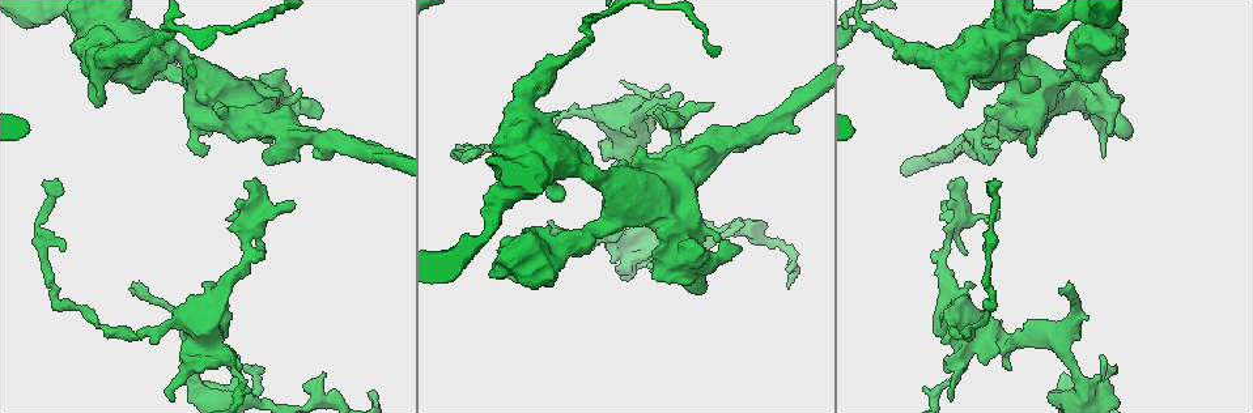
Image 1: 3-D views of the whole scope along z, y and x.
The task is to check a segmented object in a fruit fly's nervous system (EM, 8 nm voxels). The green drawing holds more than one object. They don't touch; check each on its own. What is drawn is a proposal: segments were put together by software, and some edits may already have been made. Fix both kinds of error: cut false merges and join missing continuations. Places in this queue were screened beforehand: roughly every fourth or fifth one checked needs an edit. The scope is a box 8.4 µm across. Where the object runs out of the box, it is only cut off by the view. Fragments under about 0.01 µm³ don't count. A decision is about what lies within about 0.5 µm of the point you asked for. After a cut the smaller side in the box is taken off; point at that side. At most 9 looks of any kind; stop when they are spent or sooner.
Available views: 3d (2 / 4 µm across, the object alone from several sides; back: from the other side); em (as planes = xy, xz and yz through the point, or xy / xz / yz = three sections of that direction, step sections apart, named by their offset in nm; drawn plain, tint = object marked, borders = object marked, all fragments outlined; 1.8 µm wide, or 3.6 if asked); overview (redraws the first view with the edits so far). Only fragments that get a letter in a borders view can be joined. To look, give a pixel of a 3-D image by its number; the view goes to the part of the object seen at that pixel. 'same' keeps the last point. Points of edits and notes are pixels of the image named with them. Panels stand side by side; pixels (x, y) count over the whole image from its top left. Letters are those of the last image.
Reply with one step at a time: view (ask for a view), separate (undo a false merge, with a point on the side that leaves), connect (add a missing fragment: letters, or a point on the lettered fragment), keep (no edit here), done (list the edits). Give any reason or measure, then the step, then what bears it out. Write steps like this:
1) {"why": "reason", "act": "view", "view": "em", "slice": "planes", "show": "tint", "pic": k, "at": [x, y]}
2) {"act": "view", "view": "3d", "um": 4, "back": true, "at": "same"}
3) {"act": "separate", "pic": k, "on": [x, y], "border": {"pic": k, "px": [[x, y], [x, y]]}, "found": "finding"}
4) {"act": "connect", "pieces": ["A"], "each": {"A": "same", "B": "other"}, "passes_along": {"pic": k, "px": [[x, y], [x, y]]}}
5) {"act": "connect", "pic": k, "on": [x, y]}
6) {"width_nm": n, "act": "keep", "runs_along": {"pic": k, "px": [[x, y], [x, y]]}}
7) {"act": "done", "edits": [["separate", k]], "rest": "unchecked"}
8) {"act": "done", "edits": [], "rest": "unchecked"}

{"act": "view", "view": "3d", "um": 4, "pic": 1, "at": [687, 251]}

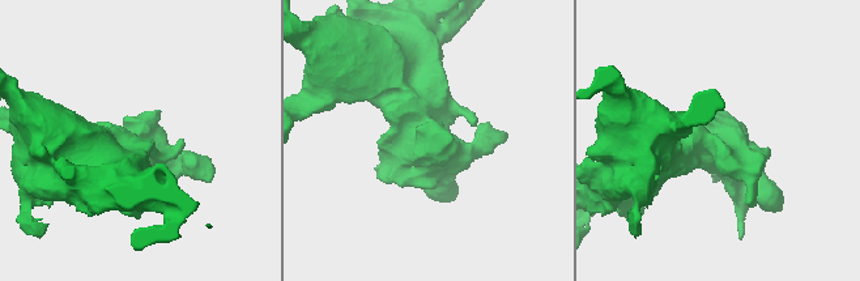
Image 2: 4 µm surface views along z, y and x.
{"act": "view", "view": "em", "um": 3.6, "slice": "xz", "step": 8, "show": "borders", "pic": 2, "at": [432, 142]}

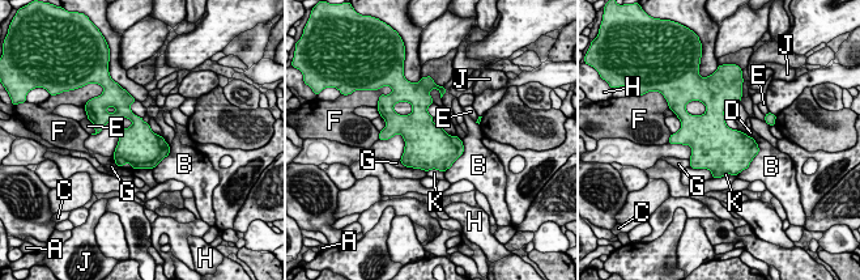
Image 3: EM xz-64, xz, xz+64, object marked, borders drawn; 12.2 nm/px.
{"why": "another direction", "act": "view", "view": "em", "um": 3.6, "slice": "planes", "show": "borders", "at": "same"}

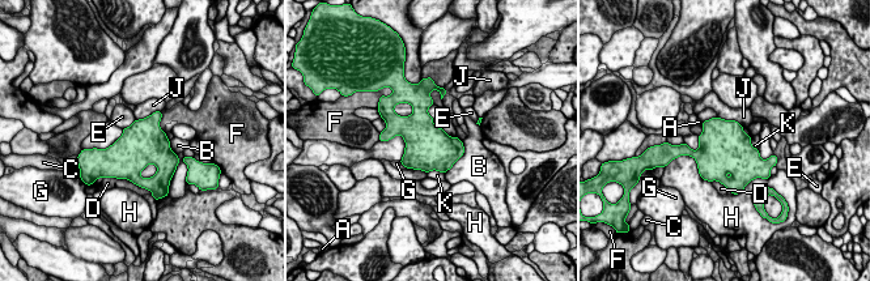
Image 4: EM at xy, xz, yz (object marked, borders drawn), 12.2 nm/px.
{"act": "keep", "each": {"A": "other", "B": "other", "C": "other", "D": "other", "E": "other", "F": "other", "G": "other", "H": "other", "J": "other", "K": "other"}, "border": {"pic": 4, "px": [[717, 115], [703, 122]]}, "found": "one cell here"}

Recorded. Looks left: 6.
{"why": "sharp bend", "act": "view", "view": "em", "slice": "planes", "show": "tint", "pic": 1, "at": [701, 149]}

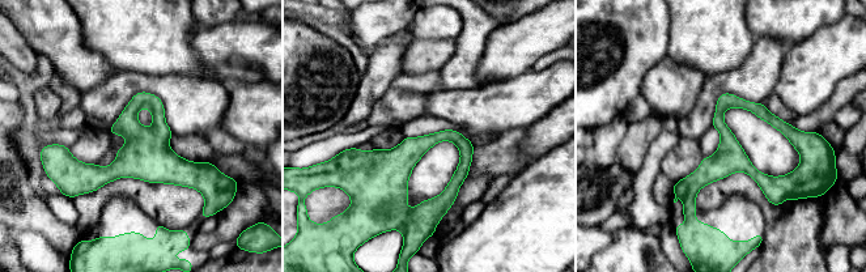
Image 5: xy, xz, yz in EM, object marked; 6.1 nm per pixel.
{"why": "see the neighbours", "act": "view", "view": "em", "slice": "planes", "show": "borders", "at": "same"}

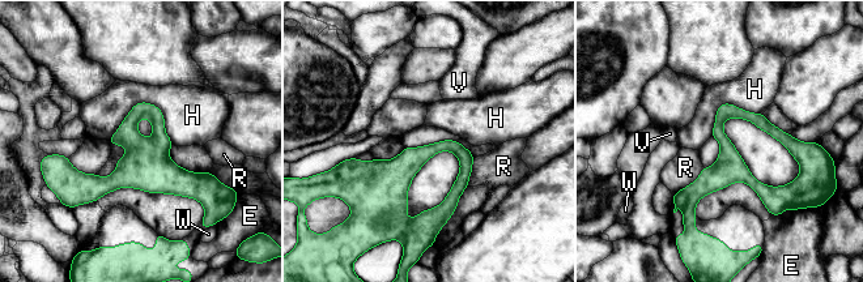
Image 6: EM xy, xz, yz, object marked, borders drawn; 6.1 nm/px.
{"act": "keep", "each": {"E": "other", "H": "other", "R": "other", "V": "other", "W": "other"}, "border": {"pic": 6, "px": [[107, 140], [151, 102], [173, 144]]}, "found": "continuous, no second cell"}

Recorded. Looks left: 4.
{"why": "abrupt turn", "act": "view", "view": "3d", "um": 4, "pic": 1, "at": [541, 135]}

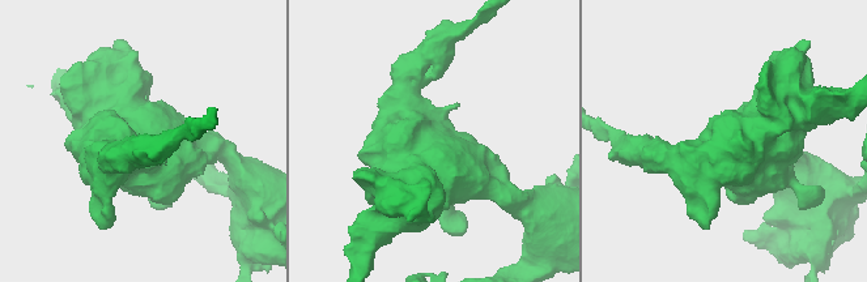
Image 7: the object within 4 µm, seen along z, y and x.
{"act": "view", "view": "em", "um": 3.6, "slice": "planes", "show": "borders", "pic": 7, "at": [433, 139]}

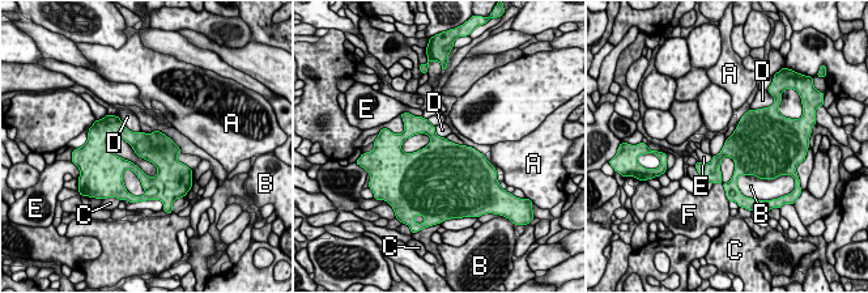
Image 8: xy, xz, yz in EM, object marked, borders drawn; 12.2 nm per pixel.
{"width_nm": 380, "act": "keep", "each": {"A": "other", "B": "other", "C": "other", "D": "other", "E": "other", "F": "other"}, "border": {"pic": 8, "px": [[115, 115], [130, 130], [141, 131]]}, "found": "one cell here"}

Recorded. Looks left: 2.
{"why": "sharp bend", "act": "view", "view": "em", "slice": "yz", "step": 16, "show": "borders", "pic": 1, "at": [164, 27]}

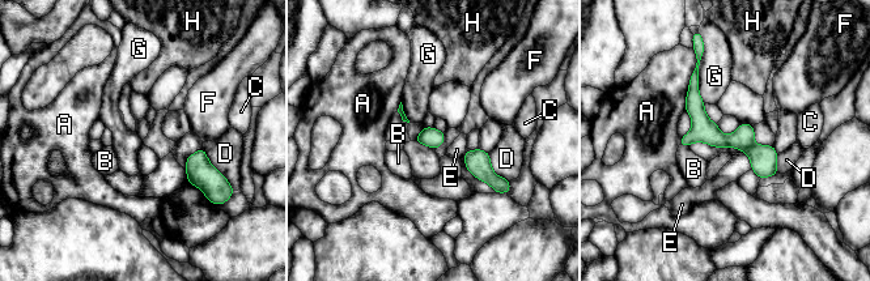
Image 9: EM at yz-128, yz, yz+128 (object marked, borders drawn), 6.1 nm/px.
{"act": "separate", "pic": 9, "on": [742, 139], "each": {"A": "other", "B": "other", "C": "other", "D": "other", "E": "other", "F": "other", "G": "other", "H": "other"}, "border": {"pic": 9, "px": [[754, 143], [745, 150]]}, "found": "two cells meet here"}

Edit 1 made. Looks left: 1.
{"act": "done", "edits": [["separate", 9]], "rest": "unchecked"}

